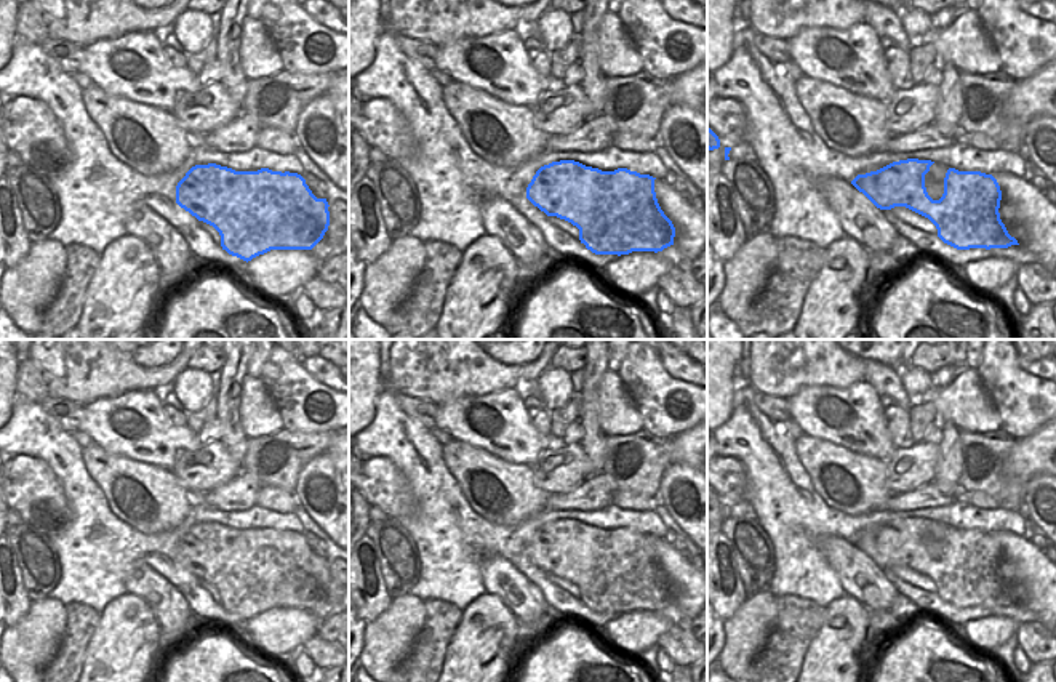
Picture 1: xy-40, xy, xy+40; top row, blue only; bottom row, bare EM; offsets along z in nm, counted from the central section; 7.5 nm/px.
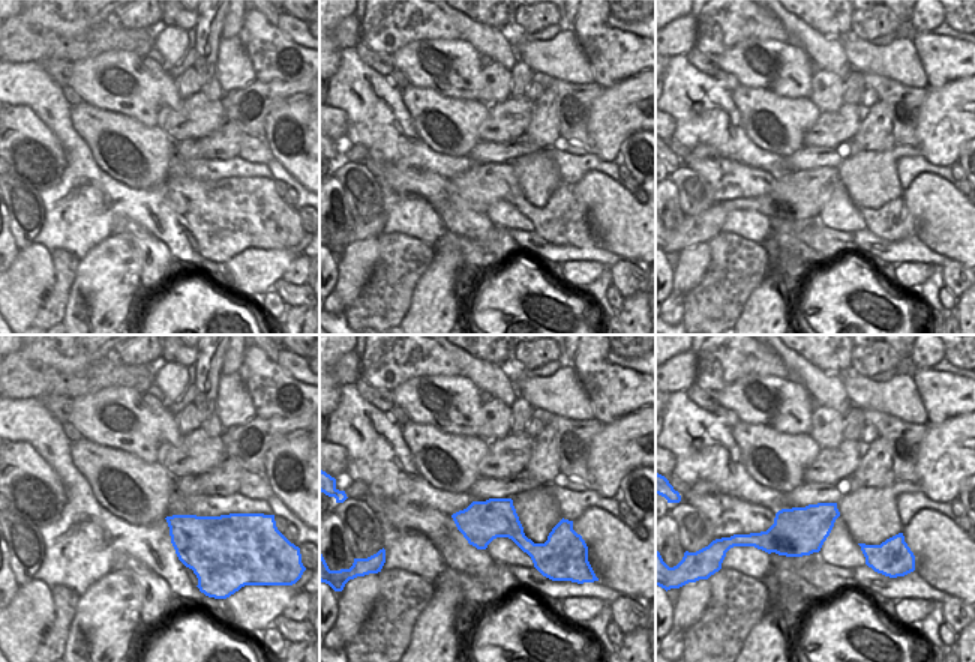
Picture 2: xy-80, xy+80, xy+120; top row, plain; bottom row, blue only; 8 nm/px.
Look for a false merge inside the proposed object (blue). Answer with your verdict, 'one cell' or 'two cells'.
two cells

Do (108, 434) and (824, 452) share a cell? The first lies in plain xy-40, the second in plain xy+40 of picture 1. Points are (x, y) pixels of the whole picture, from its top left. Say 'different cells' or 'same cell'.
different cells

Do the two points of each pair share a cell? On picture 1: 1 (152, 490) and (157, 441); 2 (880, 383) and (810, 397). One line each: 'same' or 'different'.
1: different
2: different

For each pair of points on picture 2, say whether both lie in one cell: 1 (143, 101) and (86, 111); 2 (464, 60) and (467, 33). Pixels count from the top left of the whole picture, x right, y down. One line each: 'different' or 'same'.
1: different
2: different

